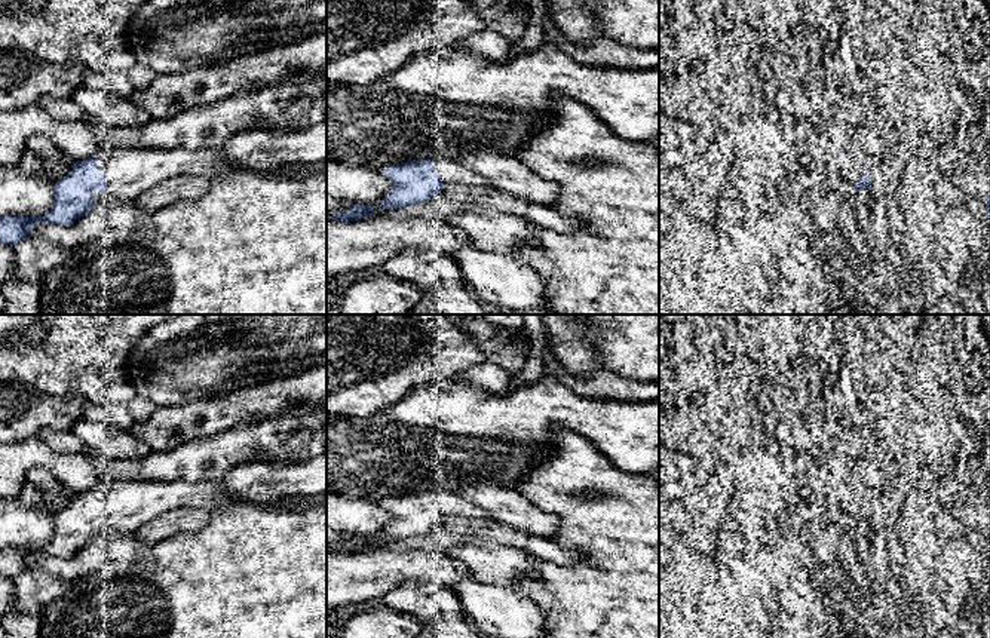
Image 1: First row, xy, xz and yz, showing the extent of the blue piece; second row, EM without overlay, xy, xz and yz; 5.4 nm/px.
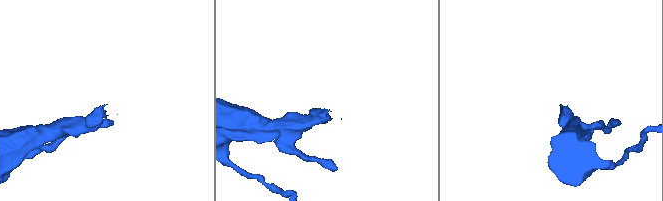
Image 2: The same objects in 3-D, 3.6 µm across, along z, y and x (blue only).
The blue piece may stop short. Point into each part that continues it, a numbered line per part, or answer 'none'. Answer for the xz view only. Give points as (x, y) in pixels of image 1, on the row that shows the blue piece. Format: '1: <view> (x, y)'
1: xz (450, 171)

